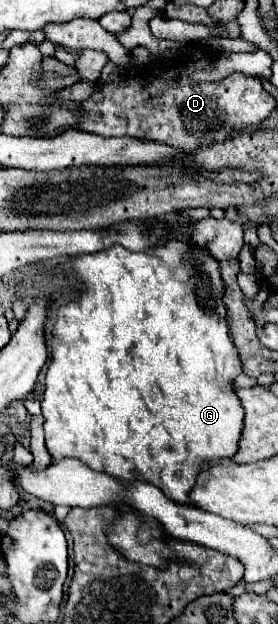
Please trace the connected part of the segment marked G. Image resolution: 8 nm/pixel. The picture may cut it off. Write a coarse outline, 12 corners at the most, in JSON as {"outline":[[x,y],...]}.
{"outline":[[71,257],[53,459],[191,503],[243,429],[219,261]]}

